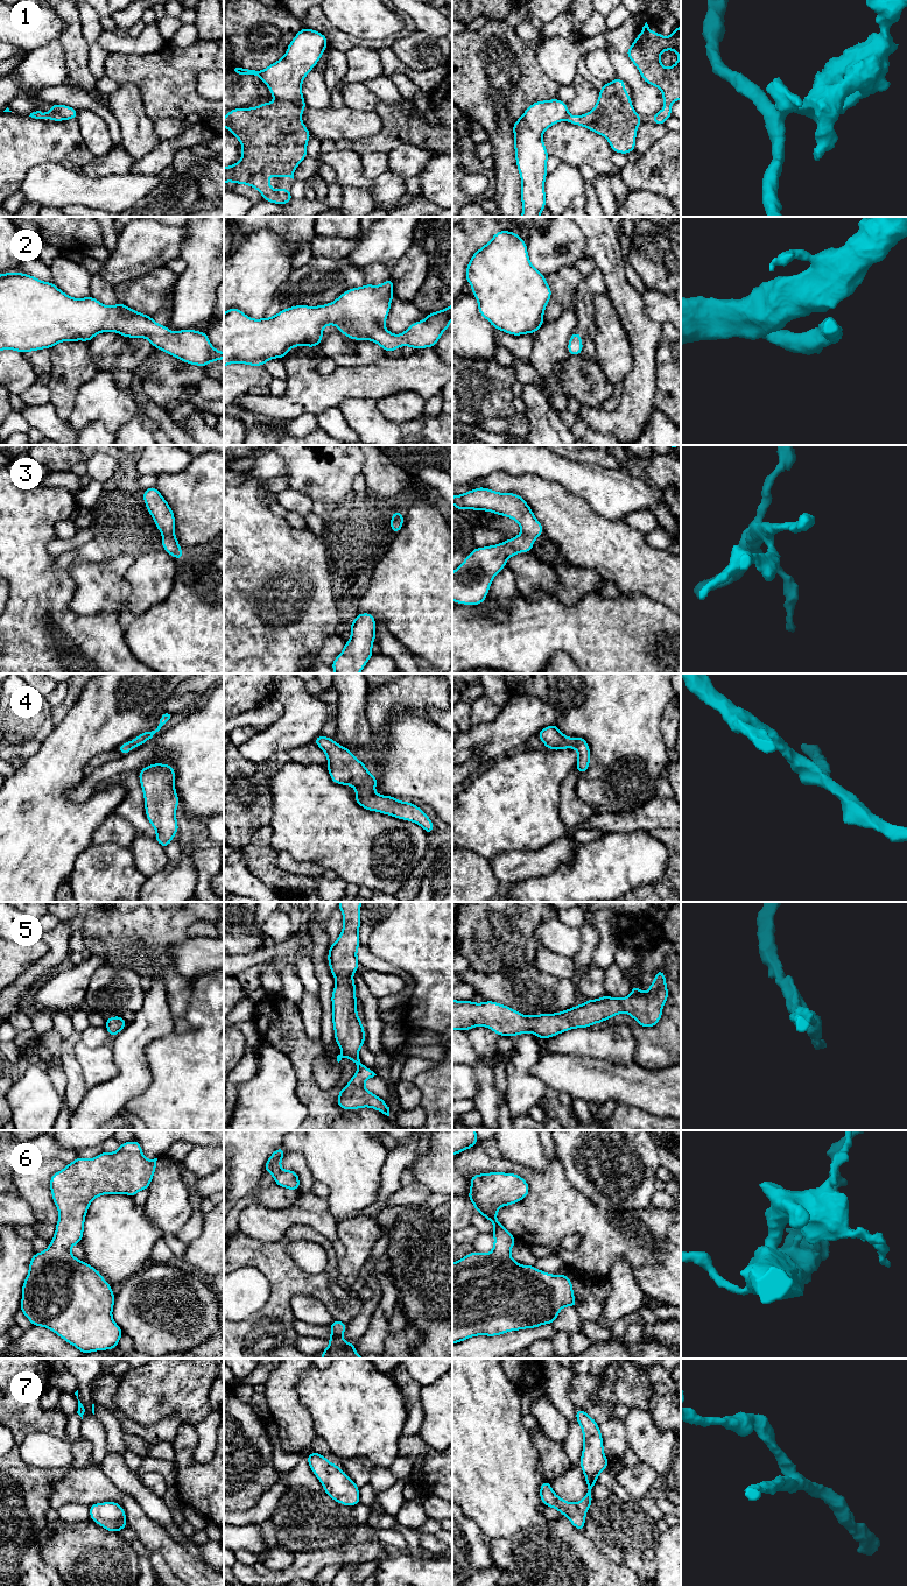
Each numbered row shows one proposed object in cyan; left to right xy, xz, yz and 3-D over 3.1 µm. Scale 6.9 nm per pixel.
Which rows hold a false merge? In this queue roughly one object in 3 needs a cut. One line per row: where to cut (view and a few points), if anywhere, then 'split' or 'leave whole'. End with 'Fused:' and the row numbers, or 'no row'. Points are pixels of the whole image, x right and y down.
1: cut in xz along (276, 101), (288, 101), (302, 110); split
2: no cut; leave whole
3: no cut; leave whole
4: no cut; leave whole
5: no cut; leave whole
6: no cut; leave whole
7: no cut; leave whole
Fused: 1

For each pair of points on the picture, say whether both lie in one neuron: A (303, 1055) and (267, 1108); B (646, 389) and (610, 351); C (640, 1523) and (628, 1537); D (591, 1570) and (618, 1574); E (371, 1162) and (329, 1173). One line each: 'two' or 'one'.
A: two
B: two
C: one
D: one
E: one

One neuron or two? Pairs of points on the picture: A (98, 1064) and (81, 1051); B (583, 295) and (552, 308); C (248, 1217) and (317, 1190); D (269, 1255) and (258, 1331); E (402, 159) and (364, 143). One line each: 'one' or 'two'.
A: one
B: two
C: two
D: one
E: two

